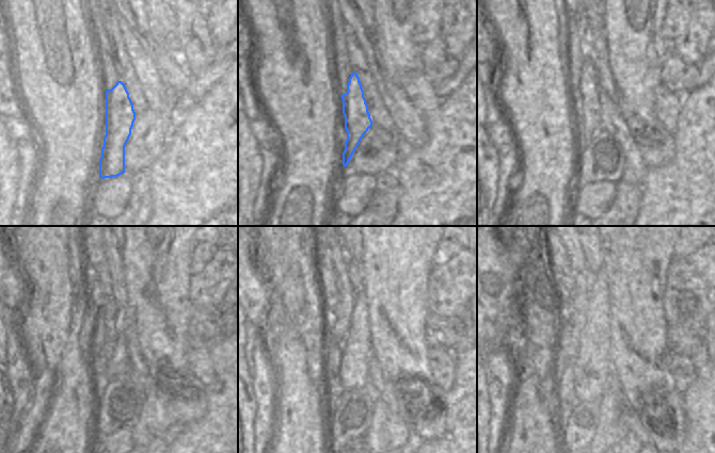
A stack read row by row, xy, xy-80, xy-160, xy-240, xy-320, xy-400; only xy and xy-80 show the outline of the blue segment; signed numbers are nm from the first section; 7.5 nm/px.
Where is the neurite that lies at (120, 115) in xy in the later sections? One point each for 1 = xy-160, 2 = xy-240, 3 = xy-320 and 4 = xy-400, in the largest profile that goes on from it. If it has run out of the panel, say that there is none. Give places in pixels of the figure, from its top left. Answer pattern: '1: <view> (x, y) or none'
1: xy-160 (589, 124)
2: xy-240 (97, 300)
3: xy-320 (327, 275)
4: xy-400 (562, 276)

